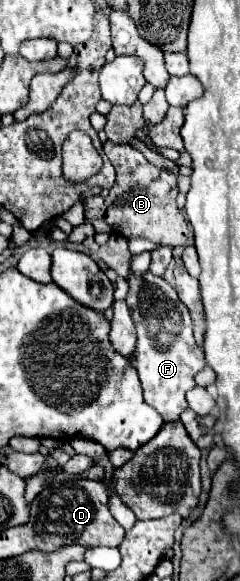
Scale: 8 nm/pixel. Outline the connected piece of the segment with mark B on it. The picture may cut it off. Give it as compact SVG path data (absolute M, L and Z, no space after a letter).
M104 142L106 156L116 168L116 182L106 198L90 196L86 200L86 216L88 218L102 218L112 230L126 240L130 238L144 238L164 246L184 246L190 234L190 224L176 208L178 184L176 172L168 168L158 168L148 162L148 158L130 144L114 144Z

